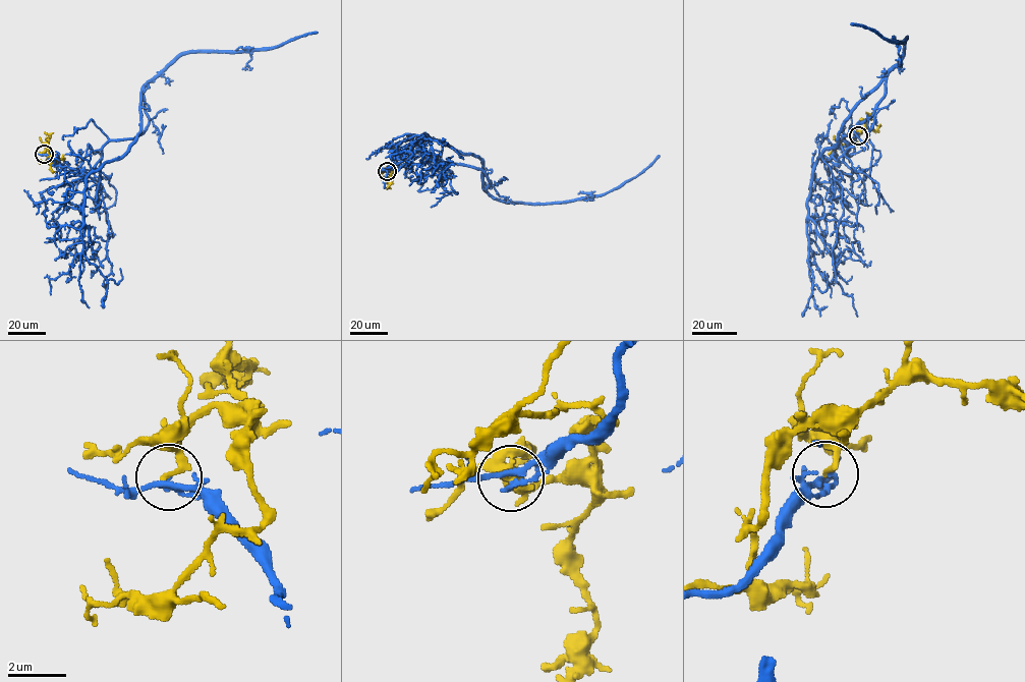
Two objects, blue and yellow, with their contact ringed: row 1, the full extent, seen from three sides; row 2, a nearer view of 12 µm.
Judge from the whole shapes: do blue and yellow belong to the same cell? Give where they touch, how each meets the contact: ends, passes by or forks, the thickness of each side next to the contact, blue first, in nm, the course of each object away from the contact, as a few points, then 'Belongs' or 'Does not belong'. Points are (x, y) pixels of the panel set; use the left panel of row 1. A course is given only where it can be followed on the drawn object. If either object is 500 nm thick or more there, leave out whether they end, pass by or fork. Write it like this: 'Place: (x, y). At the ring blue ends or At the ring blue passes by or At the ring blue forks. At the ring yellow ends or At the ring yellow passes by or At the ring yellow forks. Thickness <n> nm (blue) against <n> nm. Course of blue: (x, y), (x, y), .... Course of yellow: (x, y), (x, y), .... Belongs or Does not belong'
Place: (44, 154). At the ring blue ends. At the ring yellow ends. Thickness 120 nm (blue) against 200 nm. Course of blue: (44, 154), (89, 173), (144, 130), (144, 95), (135, 141), (86, 180), (100, 247), (68, 253). Course of yellow: (44, 154), (49, 151), (50, 157), (45, 162), (50, 164), (60, 160), (62, 155). Does not belong

